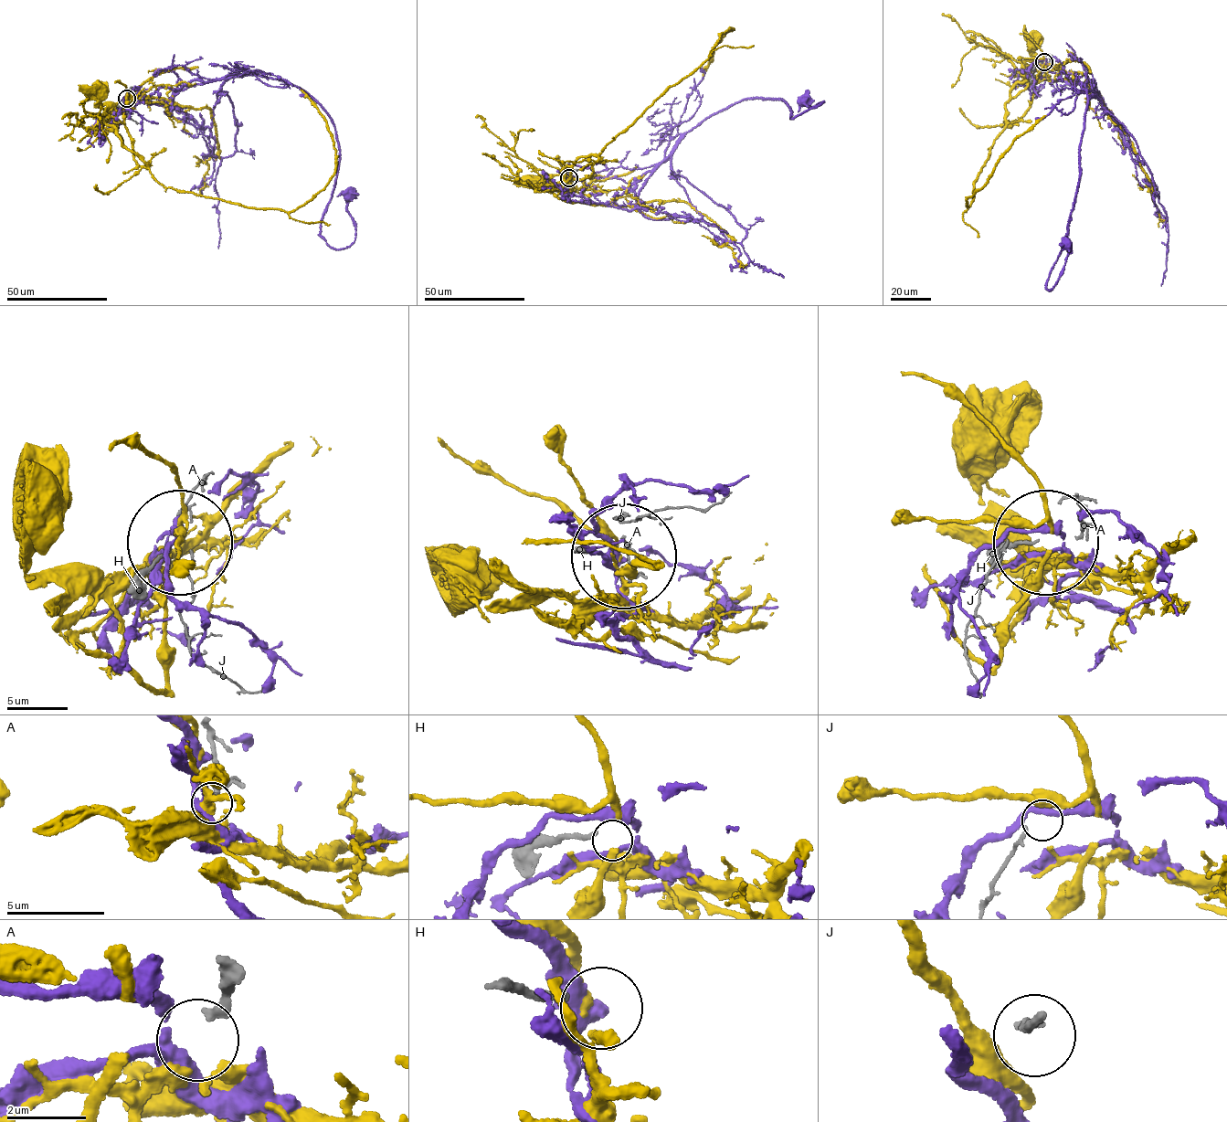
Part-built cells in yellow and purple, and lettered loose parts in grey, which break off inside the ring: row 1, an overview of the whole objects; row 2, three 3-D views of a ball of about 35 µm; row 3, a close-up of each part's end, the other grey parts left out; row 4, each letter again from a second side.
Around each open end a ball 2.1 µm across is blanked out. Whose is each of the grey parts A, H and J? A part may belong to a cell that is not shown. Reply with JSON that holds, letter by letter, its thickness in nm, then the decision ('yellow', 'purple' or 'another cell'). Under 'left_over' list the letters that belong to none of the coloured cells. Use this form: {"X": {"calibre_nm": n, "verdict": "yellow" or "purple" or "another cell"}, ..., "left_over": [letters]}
{"A": {"calibre_nm": 240, "verdict": "yellow"}, "H": {"calibre_nm": 190, "verdict": "another cell"}, "J": {"calibre_nm": 200, "verdict": "another cell"}, "left_over": ["H", "J"]}

